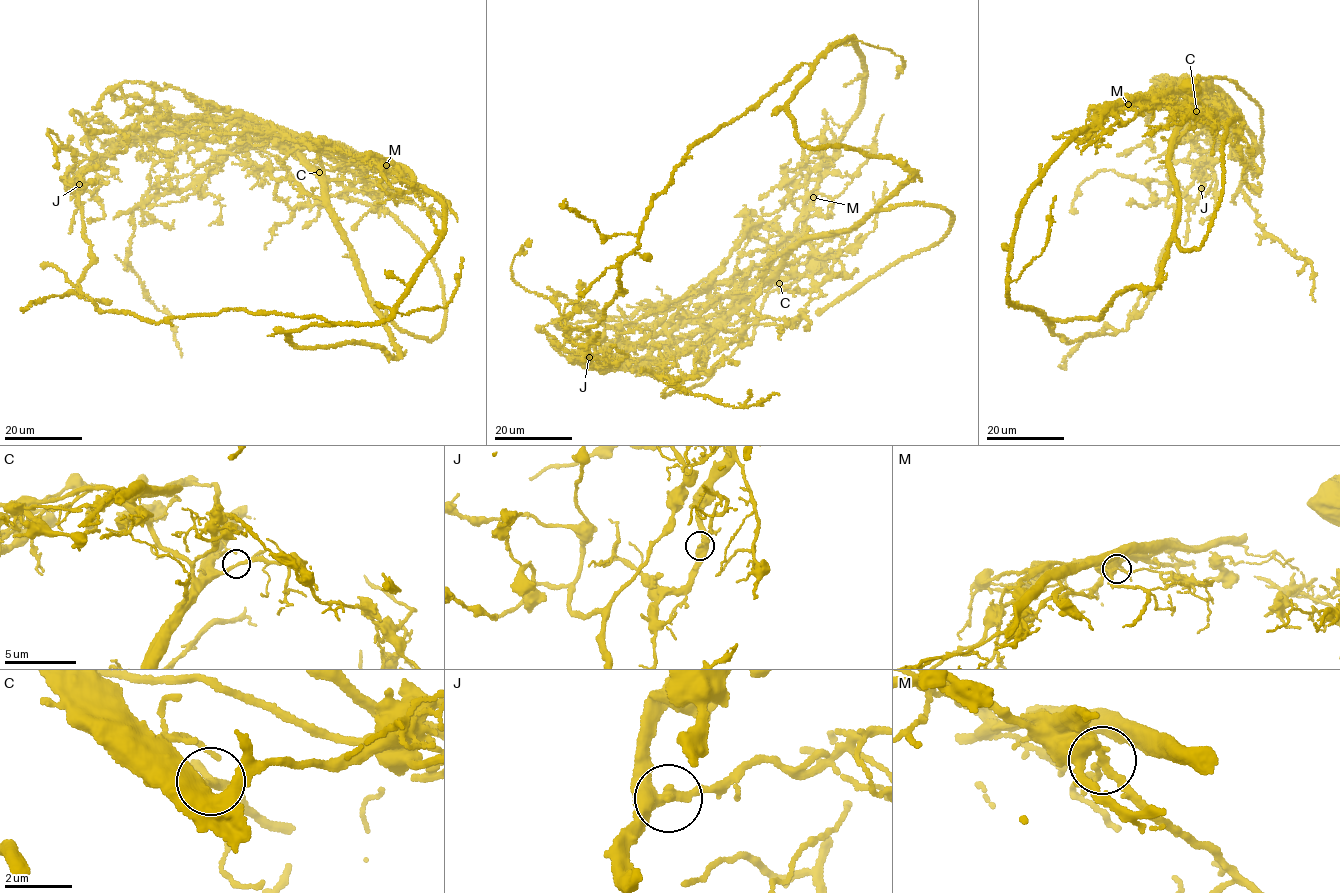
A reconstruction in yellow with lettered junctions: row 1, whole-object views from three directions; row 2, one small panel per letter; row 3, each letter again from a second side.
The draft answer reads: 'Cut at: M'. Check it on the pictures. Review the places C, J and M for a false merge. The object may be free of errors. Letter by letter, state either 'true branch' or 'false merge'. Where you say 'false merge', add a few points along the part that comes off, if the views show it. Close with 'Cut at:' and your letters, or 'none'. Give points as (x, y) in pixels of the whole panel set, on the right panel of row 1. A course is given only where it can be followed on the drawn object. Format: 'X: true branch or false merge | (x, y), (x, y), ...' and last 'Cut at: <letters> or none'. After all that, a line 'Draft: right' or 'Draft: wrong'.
C: true branch
J: true branch
M: false merge | (1128, 104), (1124, 103), (1206, 85), (1255, 175), (1264, 161), (1256, 102), (1225, 78), (1199, 76), (1192, 87)
Cut at: M
Draft: right

